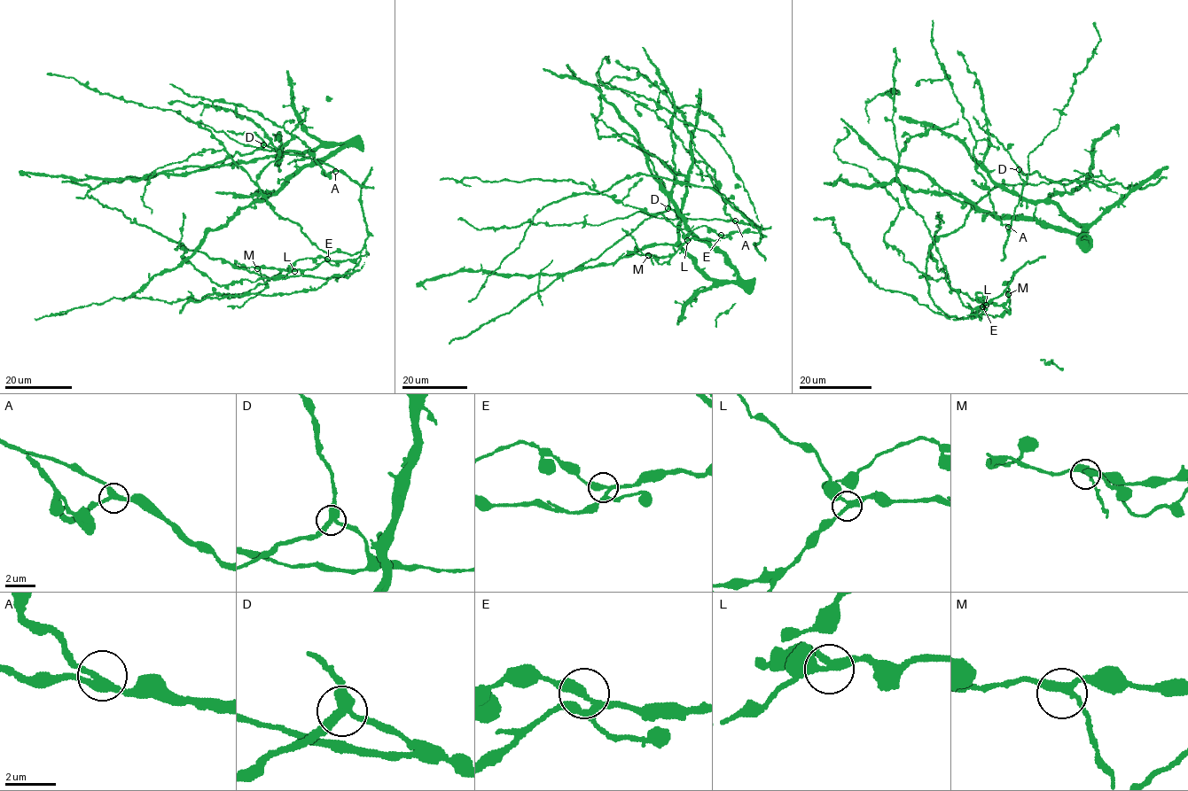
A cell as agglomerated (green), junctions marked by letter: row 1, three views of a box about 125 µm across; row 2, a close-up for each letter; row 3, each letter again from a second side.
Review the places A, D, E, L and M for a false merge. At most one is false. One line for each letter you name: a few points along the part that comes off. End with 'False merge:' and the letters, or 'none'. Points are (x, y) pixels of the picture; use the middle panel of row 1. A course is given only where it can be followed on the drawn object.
D: foreign part runs (668, 208), (644, 219), (596, 259), (560, 275), (545, 289), (522, 300), (511, 312), (449, 344)
False merge: D

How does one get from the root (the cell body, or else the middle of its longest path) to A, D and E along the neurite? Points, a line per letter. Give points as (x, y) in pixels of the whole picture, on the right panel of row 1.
A: (1027, 217), (1081, 235), (1083, 224), (1049, 196), (1084, 182), (1065, 185), (1019, 170), (1023, 187), (1008, 227)
D: (1027, 217), (1081, 235), (1083, 224), (1068, 218), (1049, 196), (1072, 192), (1084, 182), (1065, 185), (1019, 169)
E: (1027, 217), (993, 216), (897, 166), (949, 288), (976, 317), (982, 306)

